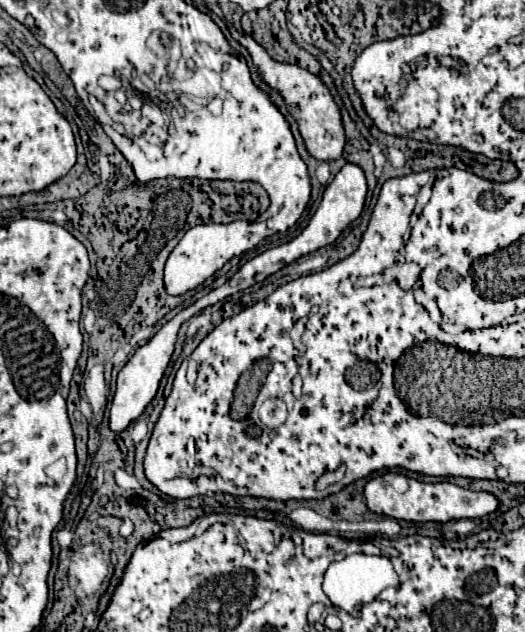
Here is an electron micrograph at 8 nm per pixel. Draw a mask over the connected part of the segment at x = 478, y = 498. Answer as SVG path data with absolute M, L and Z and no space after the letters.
M384 474L368 480L364 488L364 496L372 512L396 520L408 520L408 522L448 522L460 518L480 518L498 508L496 496L488 492L472 492L450 482L426 484L402 474Z

